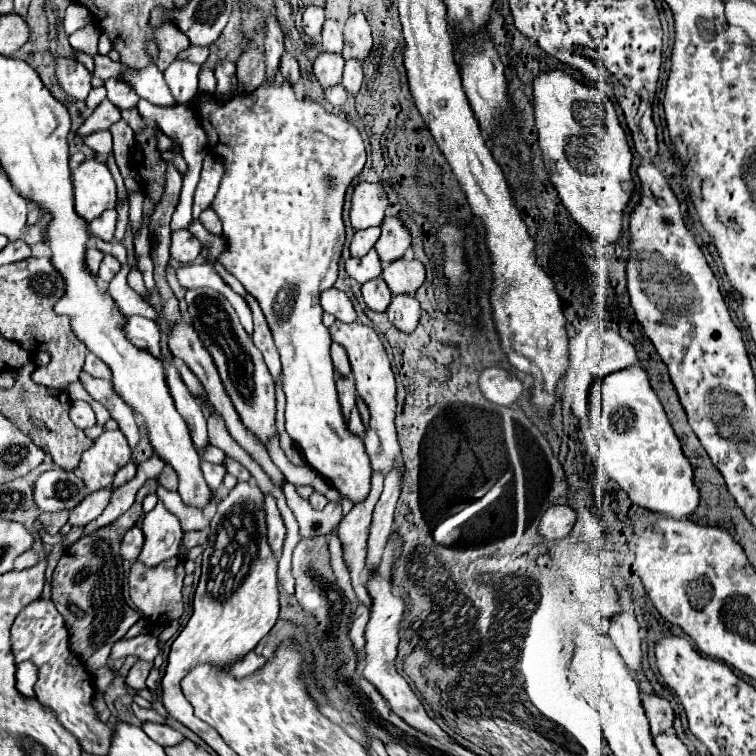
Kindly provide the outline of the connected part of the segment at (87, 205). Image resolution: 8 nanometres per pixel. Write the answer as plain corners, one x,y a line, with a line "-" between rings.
88,158
72,170
74,208
80,218
92,222
104,210
116,206
116,184
106,164

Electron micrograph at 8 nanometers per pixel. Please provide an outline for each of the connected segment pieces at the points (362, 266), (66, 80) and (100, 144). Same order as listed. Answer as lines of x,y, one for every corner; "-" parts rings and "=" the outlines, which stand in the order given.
370,250
364,258
350,258
346,260
346,272
360,284
374,280
382,274
382,262
376,254
376,250
=
62,58
56,60
56,78
60,82
60,86
66,90
66,94
70,94
76,100
86,100
88,92
92,90
92,74
80,64
74,62
70,58
=
108,130
86,136
86,138
84,138
84,144
86,144
88,148
92,148
92,150
96,152
96,156
102,158
102,160
112,152
112,136
110,136

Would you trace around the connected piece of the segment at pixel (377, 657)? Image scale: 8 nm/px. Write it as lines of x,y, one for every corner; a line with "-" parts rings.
378,570
376,572
368,572
366,578
366,588
368,594
372,598
372,614
370,614
370,622
366,626
366,668
364,668
364,678
370,680
378,692
384,696
384,700
390,704
390,708
394,712
398,712
398,716
402,716
402,720
414,724
414,728
418,728
424,734
430,734
438,740
448,740
450,744
456,744
456,740
452,736
448,736
424,710
424,706
420,704
420,700
416,698
416,694
410,690
408,682
396,672
394,660
396,660
396,646
398,646
398,630
400,630
400,622
404,618
404,610
406,610
406,602
398,596
394,596
392,592
392,582
388,578
384,578

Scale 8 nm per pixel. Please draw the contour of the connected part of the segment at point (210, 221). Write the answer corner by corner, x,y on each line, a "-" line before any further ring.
208,208
206,212
202,212
202,226
204,226
210,234
216,234
216,236
222,234
222,222
214,216
214,210
212,210
212,208

